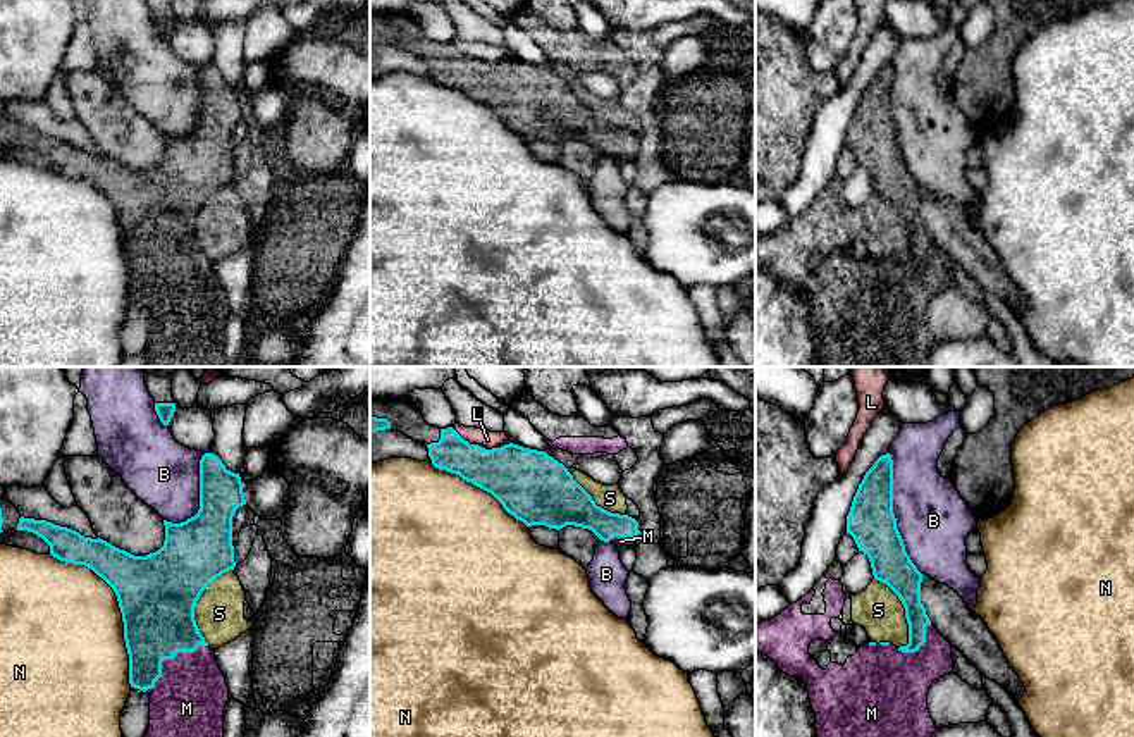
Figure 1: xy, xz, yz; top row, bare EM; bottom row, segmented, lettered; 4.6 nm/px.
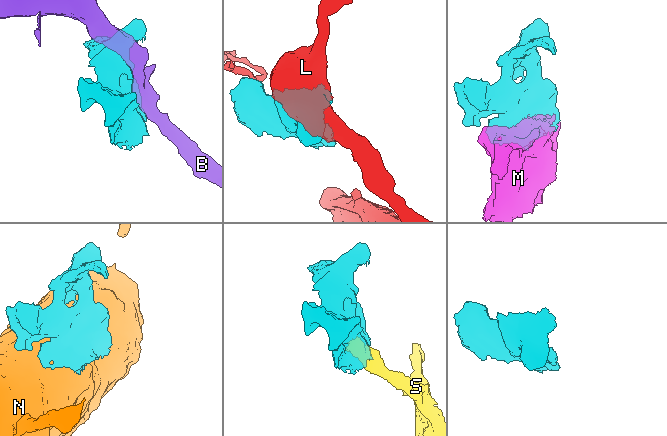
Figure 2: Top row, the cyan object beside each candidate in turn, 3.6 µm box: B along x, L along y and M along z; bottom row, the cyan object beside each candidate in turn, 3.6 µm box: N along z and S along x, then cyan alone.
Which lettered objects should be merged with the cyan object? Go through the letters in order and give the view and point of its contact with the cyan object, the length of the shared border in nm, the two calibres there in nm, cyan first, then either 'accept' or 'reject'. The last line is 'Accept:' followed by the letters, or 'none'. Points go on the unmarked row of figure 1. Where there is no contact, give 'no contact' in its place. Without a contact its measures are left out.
B: yz (893, 128) | 600 nm | 220/340 nm | reject
L: xz (480, 61) | 280 nm | 300/80 nm | reject
M: xy (171, 272) | 340 nm | 340/360 nm | accept
N: xy (119, 221) | 750 nm | 360/500 nm | reject
S: xy (195, 217) | 380 nm | 360/240 nm | reject
Accept: M

